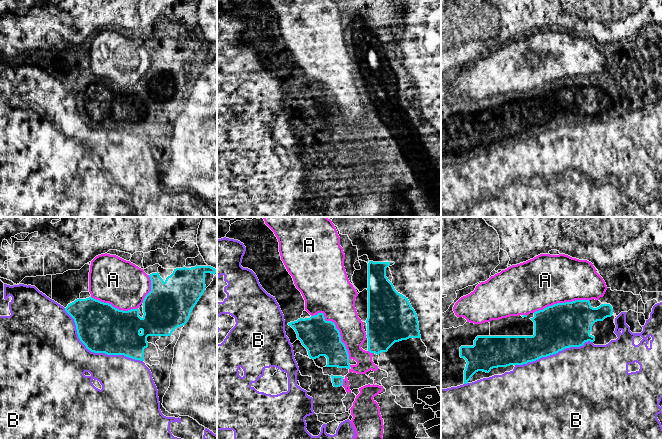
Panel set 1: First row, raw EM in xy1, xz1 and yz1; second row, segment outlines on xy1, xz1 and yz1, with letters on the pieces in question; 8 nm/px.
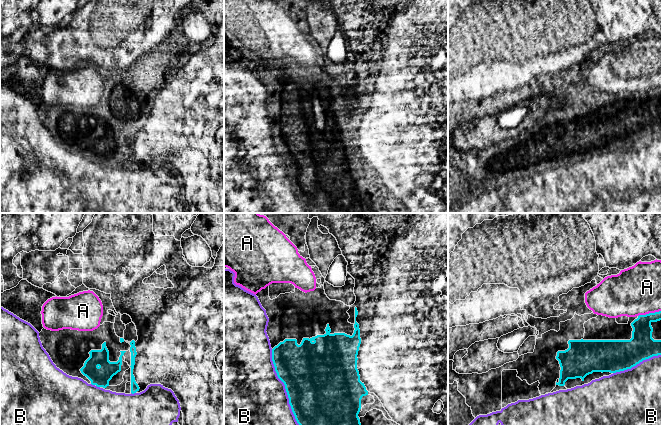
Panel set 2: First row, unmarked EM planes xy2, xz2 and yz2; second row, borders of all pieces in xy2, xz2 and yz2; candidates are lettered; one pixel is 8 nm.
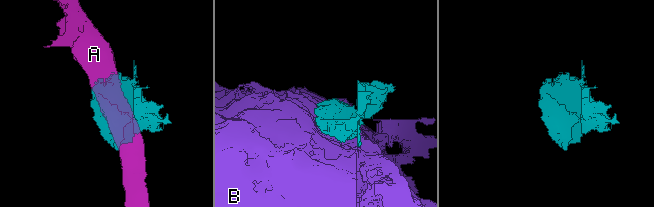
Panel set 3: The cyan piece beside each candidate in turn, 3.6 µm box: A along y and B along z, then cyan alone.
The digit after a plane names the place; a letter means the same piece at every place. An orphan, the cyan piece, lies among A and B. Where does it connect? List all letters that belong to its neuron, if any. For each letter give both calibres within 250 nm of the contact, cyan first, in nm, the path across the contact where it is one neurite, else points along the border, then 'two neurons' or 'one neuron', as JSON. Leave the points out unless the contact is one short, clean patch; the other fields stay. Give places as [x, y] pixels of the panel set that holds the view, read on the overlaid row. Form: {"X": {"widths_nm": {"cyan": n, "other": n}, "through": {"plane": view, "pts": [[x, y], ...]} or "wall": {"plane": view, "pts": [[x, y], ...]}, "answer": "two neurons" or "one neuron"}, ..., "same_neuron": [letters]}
{"A": {"widths_nm": {"cyan": 280, "other": 320}, "answer": "two neurons"}, "B": {"widths_nm": {"cyan": 400, "other": 380}, "answer": "two neurons"}, "same_neuron": []}

